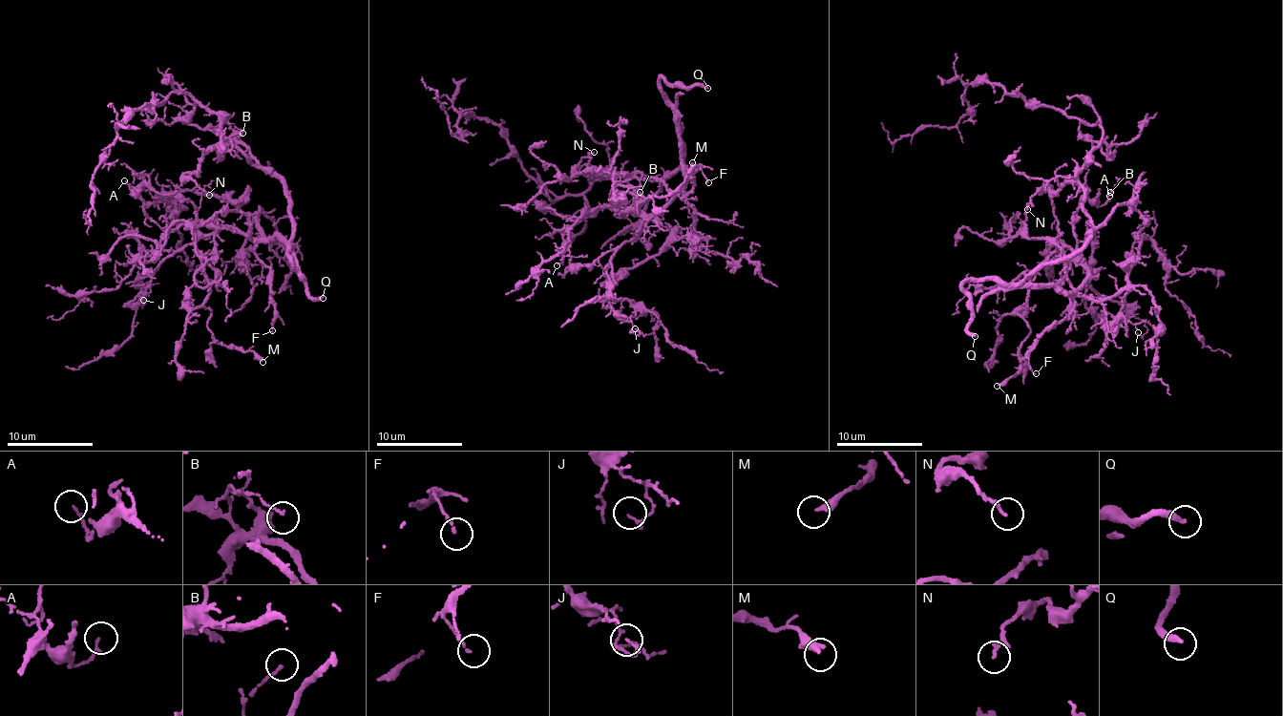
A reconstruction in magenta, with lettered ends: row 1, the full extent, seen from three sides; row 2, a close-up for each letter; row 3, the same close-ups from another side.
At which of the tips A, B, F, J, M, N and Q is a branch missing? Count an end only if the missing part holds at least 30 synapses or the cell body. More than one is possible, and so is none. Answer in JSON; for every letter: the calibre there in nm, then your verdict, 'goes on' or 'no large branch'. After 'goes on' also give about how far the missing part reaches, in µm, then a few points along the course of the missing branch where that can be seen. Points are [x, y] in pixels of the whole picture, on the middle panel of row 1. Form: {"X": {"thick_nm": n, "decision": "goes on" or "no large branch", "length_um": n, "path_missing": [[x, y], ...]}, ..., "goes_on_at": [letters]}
{"A": {"thick_nm": 130, "decision": "no large branch"}, "B": {"thick_nm": 110, "decision": "no large branch"}, "F": {"thick_nm": 120, "decision": "no large branch"}, "J": {"thick_nm": 140, "decision": "no large branch"}, "M": {"thick_nm": 320, "decision": "no large branch"}, "N": {"thick_nm": 120, "decision": "no large branch"}, "Q": {"thick_nm": 260, "decision": "goes on", "length_um": 100}, "goes_on_at": ["Q"]}

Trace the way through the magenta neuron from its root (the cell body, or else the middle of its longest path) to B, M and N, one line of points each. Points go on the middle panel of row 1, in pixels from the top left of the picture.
B: (674, 169), (661, 192), (647, 200), (643, 215), (632, 223), (625, 205), (640, 192)
M: (674, 169), (679, 125), (683, 185), (652, 213), (614, 206), (618, 185), (646, 201), (669, 194), (692, 162)
N: (674, 169), (655, 178), (637, 173), (591, 178), (571, 174), (579, 159), (594, 152)

